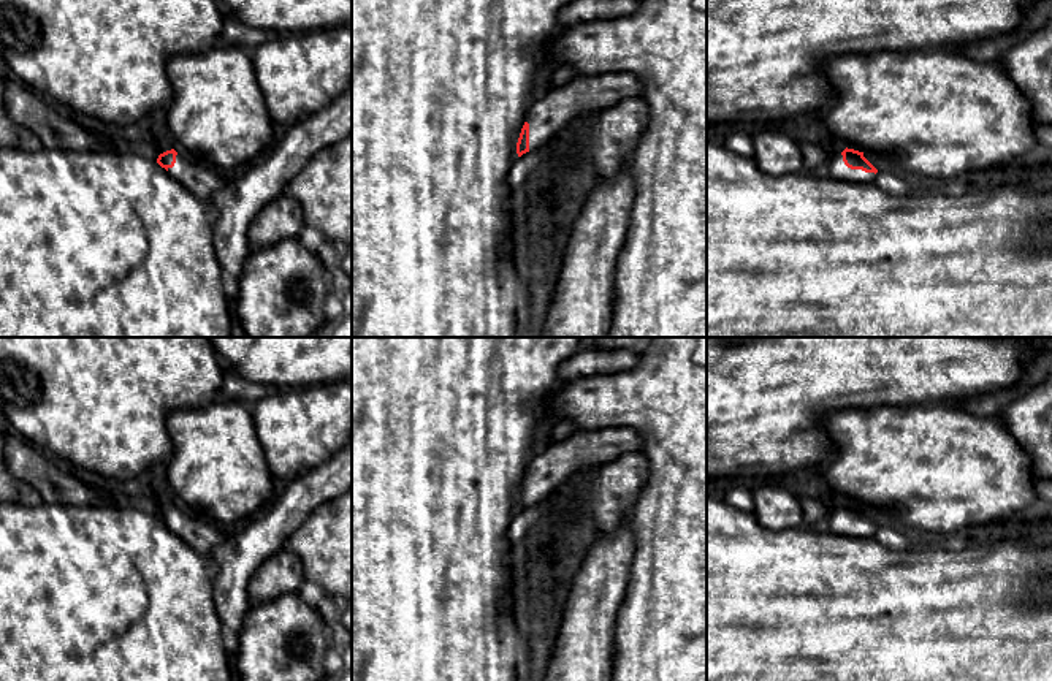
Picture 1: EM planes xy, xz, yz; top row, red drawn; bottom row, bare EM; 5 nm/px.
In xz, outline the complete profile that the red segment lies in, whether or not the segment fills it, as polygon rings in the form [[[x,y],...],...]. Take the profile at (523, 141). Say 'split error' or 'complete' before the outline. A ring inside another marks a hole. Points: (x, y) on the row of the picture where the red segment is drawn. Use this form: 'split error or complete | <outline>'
split error | [[[631,73],[578,74],[558,87],[543,87],[534,98],[521,128],[516,154],[537,150],[574,119],[594,116],[626,98],[642,98],[643,86]]]

